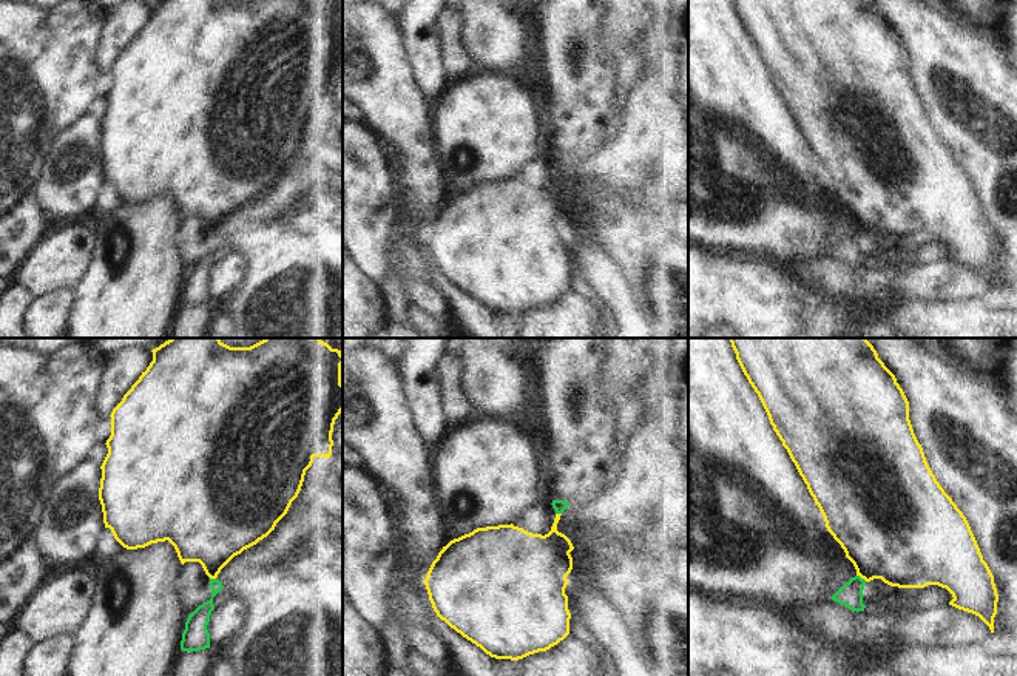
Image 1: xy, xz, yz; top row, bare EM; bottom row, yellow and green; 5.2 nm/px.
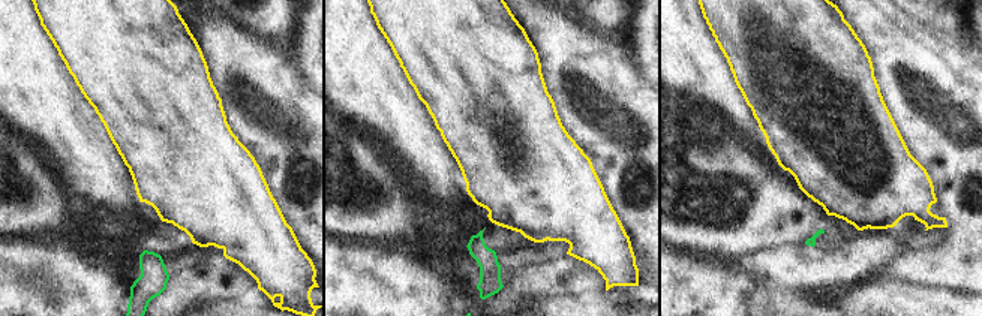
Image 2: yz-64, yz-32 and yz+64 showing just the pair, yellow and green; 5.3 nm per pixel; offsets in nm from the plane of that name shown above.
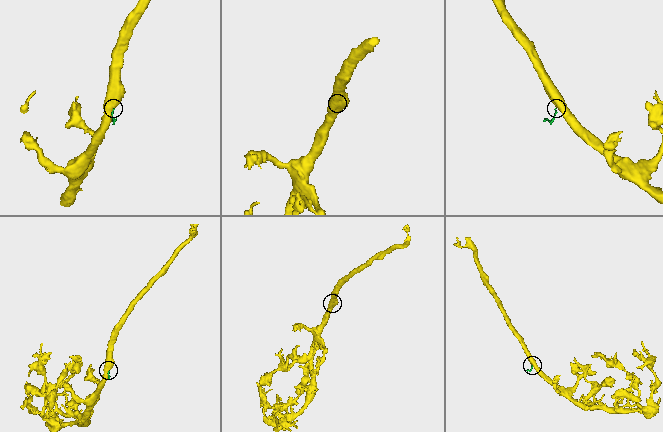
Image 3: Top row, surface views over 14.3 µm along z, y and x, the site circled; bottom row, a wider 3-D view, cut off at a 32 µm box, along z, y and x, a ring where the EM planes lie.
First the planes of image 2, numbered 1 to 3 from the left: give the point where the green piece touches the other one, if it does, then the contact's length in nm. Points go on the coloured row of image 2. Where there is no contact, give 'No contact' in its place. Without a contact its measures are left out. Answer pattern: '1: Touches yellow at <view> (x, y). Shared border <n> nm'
1: No contact
2: No contact
3: No contact.

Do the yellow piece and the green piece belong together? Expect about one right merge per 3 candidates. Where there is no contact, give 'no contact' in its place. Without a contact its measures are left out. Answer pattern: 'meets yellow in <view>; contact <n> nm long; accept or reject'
meets yellow in yz; contact 70 nm long; reject

